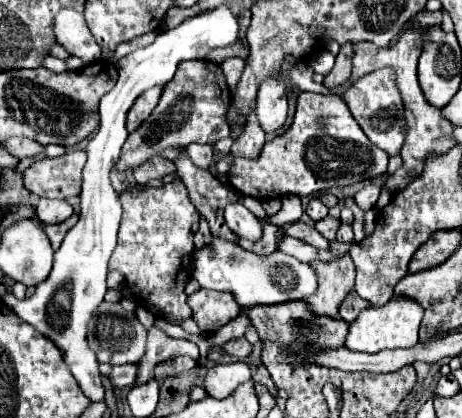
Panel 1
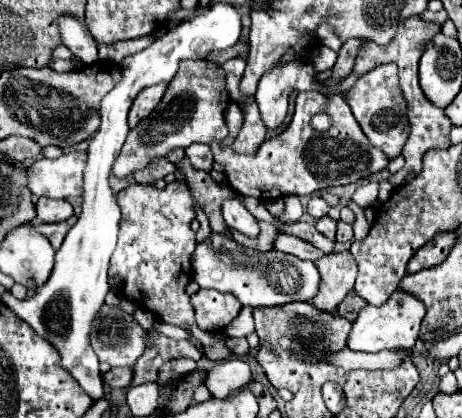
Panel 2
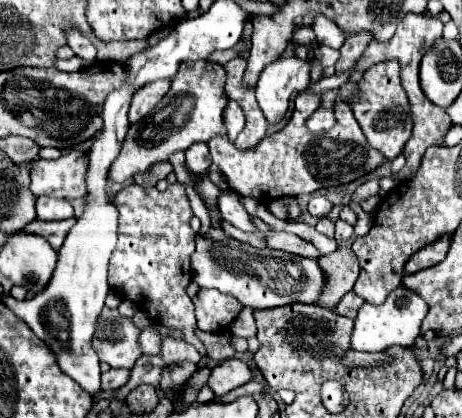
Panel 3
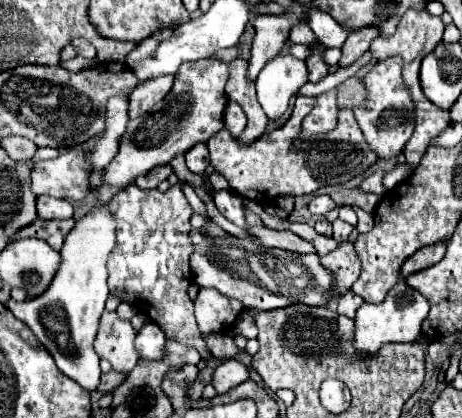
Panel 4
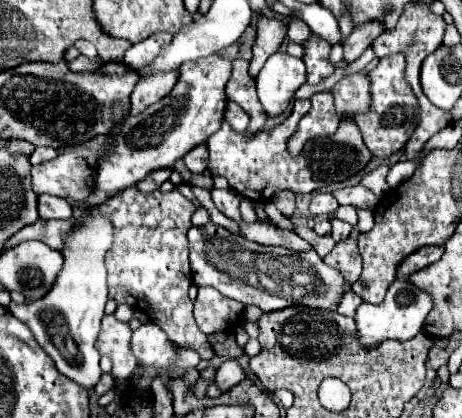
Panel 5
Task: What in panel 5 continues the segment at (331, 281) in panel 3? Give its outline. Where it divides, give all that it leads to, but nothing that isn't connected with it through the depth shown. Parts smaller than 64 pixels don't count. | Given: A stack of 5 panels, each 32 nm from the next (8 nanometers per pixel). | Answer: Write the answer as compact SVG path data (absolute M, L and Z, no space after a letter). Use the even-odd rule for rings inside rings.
M346 238L340 240L334 250L324 258L324 262L348 276L348 282L354 282L360 278L362 272L362 256L358 250L358 240L356 238Z

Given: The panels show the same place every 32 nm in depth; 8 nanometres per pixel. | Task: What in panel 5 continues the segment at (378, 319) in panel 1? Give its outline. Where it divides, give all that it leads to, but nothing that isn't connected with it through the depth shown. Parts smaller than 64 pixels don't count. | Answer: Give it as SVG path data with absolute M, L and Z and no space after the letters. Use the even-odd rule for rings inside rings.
M396 278L390 284L384 302L380 302L376 306L362 302L360 308L356 310L356 326L358 326L360 344L364 348L374 348L384 340L410 340L412 336L416 336L416 332L422 330L424 320L430 310L432 310L432 296L430 294L422 292L410 280Z

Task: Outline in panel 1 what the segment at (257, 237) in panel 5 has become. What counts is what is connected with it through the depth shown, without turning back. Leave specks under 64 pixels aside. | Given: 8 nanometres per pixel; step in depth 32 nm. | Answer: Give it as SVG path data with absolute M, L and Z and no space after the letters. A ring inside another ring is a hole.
M282 236L278 240L278 250L302 260L302 262L314 262L314 260L328 260L332 256L338 256L336 252L324 252L318 248L312 248L310 244L304 244L302 240L296 240L292 236Z

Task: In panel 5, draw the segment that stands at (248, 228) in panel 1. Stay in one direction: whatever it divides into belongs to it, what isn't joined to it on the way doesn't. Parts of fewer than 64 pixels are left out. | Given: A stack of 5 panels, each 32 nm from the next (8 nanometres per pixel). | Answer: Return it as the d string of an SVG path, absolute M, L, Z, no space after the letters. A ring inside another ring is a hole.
M214 188L214 190L212 190L212 200L214 200L216 208L218 208L222 214L226 214L228 218L232 218L232 220L236 220L236 222L242 220L242 218L240 218L240 212L238 212L238 204L240 204L242 196L240 196L238 192L232 192L230 188L226 188L226 190Z

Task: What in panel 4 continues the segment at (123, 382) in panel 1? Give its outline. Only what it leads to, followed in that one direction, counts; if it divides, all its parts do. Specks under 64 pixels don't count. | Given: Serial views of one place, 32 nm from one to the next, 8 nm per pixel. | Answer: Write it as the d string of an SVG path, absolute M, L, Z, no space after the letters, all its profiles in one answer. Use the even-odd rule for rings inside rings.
M108 372L108 374L102 374L102 380L100 380L100 386L98 386L98 392L100 394L106 394L106 392L112 392L116 386L120 386L124 382L124 376L116 376L116 372Z

